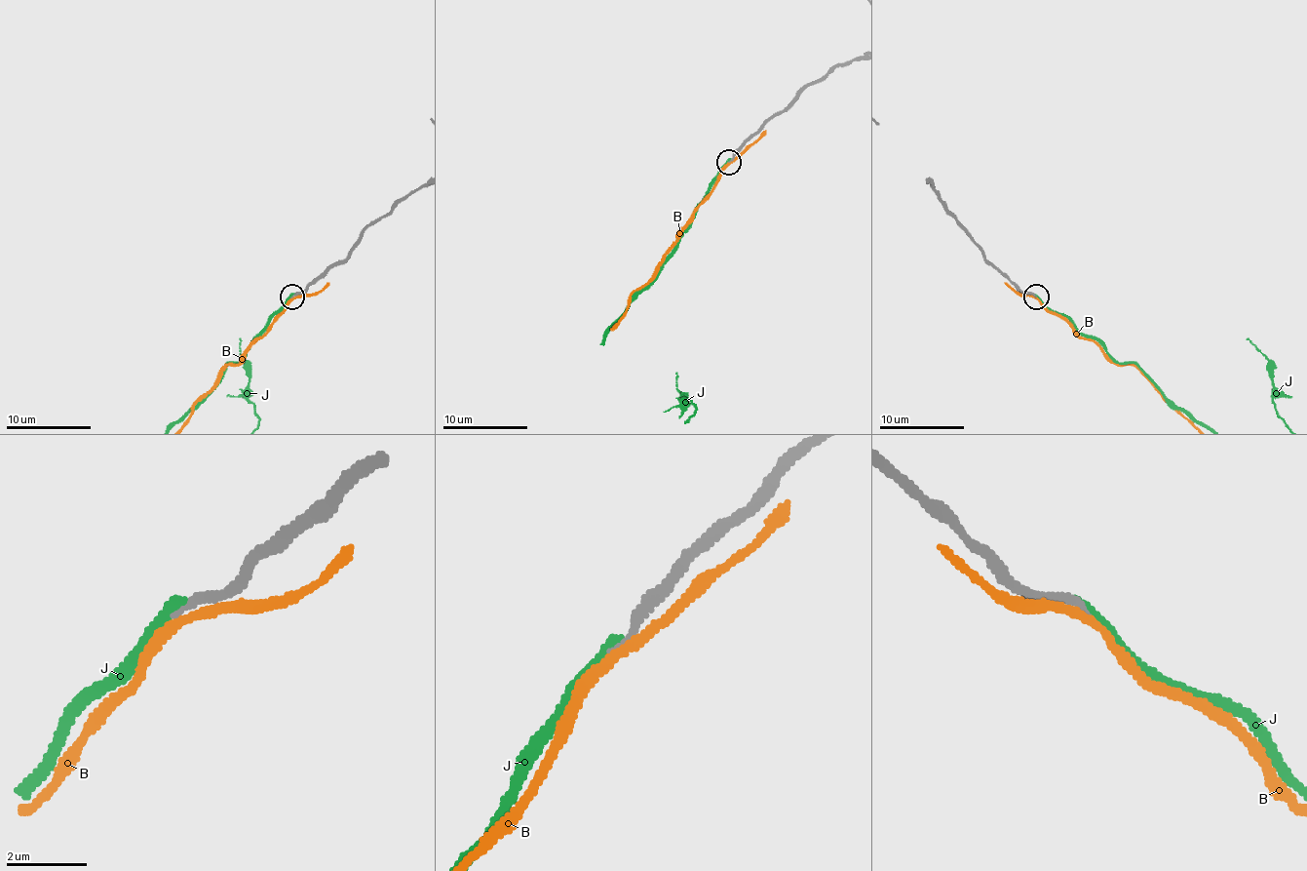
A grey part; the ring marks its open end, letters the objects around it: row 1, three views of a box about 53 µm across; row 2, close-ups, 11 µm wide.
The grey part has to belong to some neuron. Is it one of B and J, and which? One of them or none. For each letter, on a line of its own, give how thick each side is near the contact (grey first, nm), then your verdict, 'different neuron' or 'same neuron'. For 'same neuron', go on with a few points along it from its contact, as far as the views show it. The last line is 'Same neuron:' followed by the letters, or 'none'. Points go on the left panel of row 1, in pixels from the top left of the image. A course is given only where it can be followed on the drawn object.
B: calibres 240 and 200 nm; different neuron
J: calibres 200 and 240 nm; different neuron
Same neuron: none

